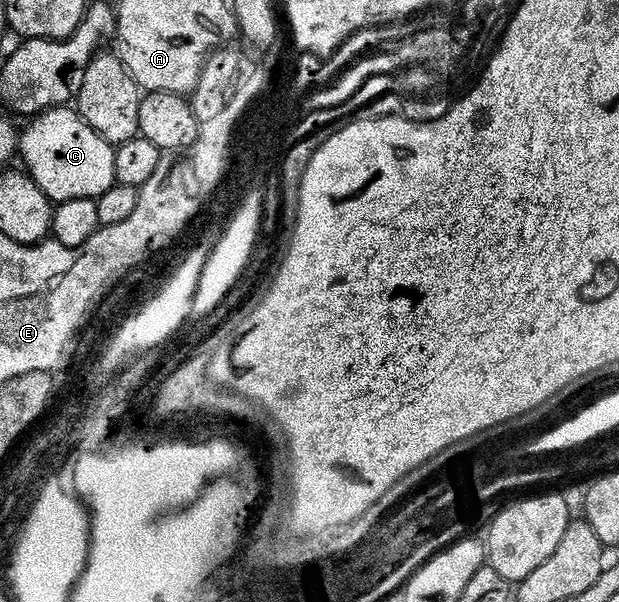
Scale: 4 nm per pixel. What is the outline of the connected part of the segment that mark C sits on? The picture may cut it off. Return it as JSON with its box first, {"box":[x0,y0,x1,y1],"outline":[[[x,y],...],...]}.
{"box":[18,106,116,202],"outline":[[[72,106],[59,108],[47,108],[44,112],[38,112],[27,121],[25,128],[18,132],[18,156],[24,159],[23,167],[28,175],[34,178],[34,182],[53,202],[69,200],[70,198],[95,198],[110,190],[110,186],[116,183],[114,174],[115,147],[107,140],[102,139],[85,120],[83,120]]]}

